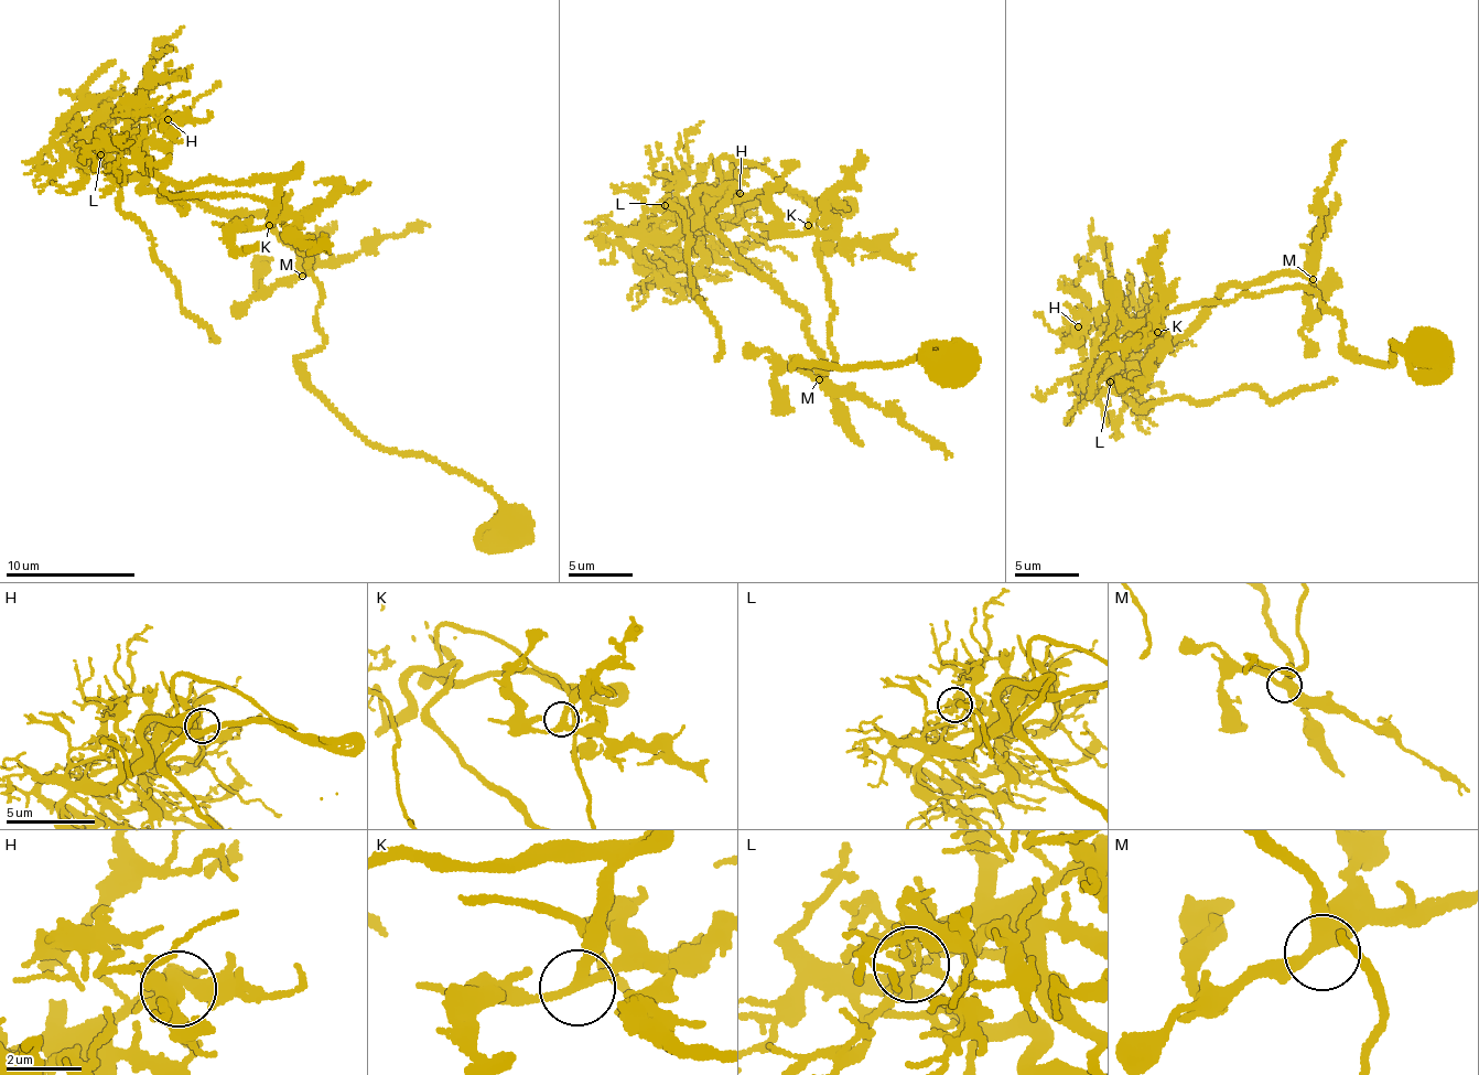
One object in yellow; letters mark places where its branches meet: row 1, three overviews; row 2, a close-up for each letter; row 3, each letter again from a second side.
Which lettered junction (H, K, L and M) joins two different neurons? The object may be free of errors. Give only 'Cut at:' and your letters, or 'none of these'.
Cut at: L

